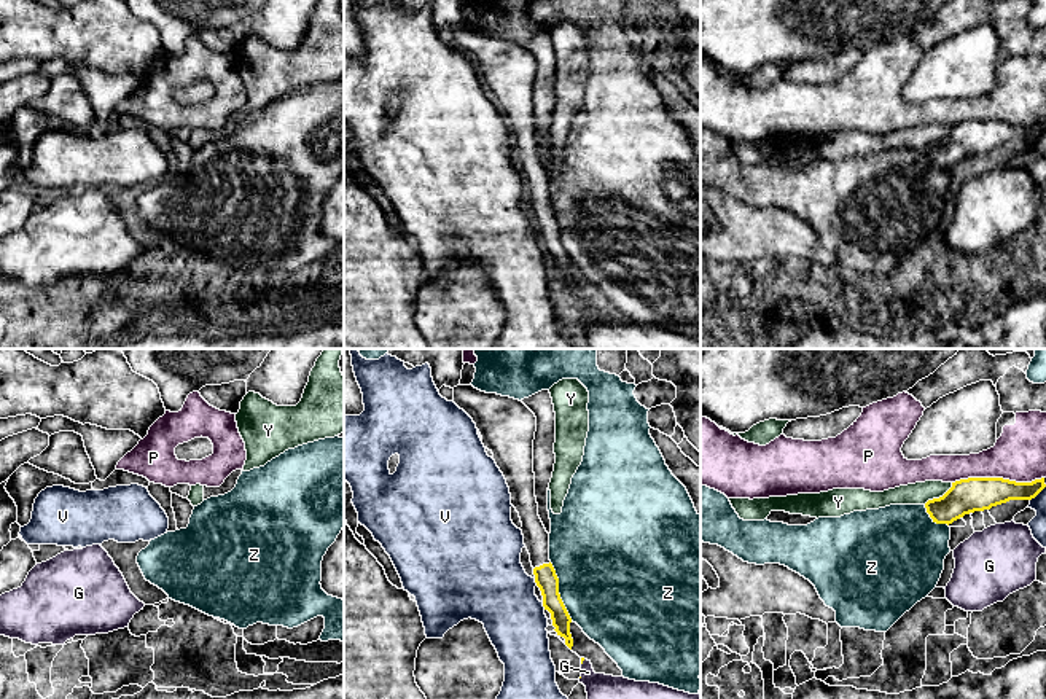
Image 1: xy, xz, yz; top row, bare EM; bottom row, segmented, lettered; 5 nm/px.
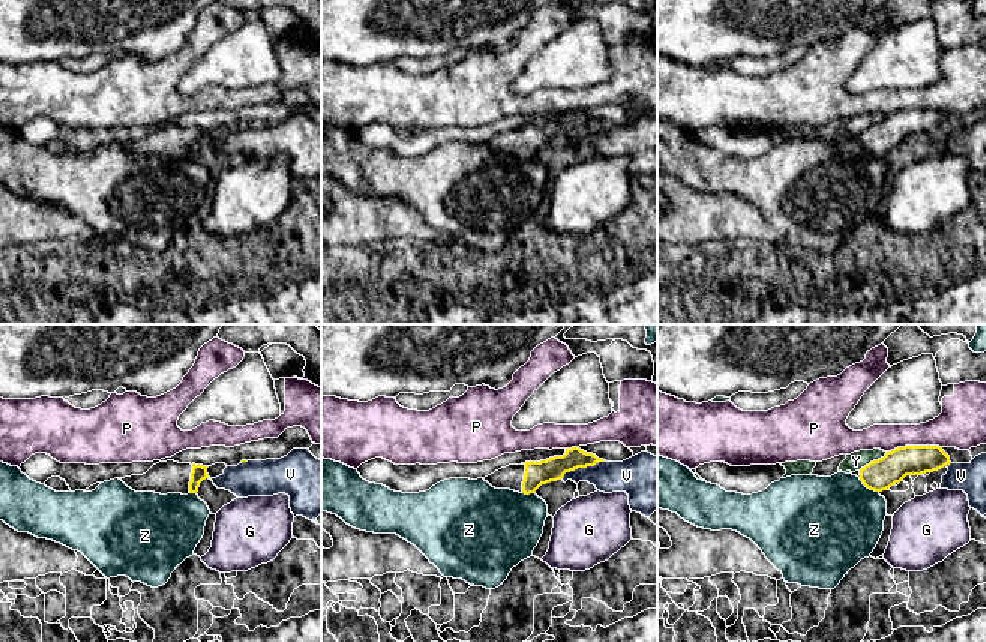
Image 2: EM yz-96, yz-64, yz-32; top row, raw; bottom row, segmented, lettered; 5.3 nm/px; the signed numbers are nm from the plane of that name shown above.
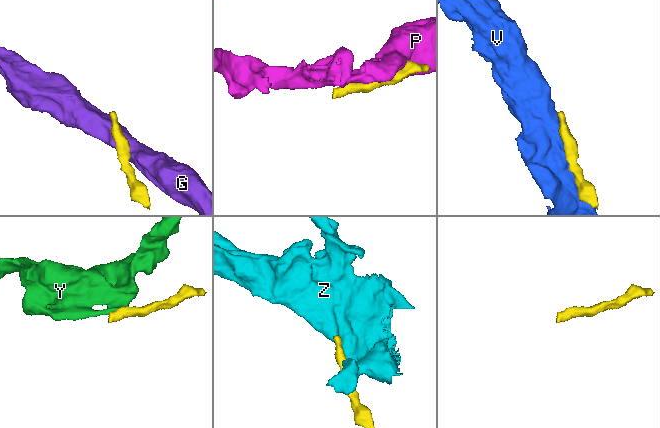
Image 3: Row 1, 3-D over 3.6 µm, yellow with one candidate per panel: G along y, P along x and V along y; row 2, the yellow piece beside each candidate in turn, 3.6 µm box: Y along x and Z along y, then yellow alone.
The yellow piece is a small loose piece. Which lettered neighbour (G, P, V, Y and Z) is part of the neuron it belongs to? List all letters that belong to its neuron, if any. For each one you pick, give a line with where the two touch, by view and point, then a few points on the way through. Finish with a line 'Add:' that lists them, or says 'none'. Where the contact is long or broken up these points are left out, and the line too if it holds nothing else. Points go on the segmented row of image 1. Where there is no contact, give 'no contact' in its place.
Add: none

